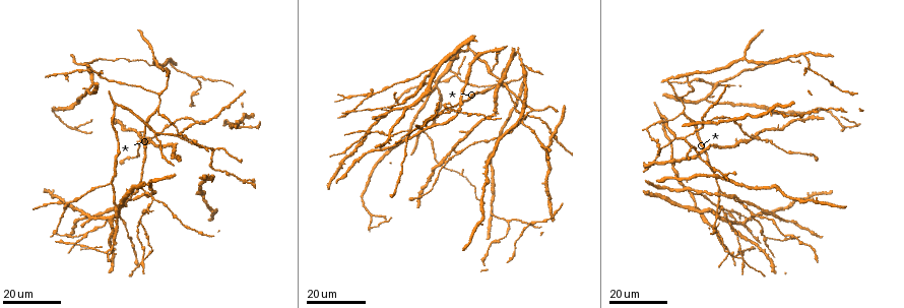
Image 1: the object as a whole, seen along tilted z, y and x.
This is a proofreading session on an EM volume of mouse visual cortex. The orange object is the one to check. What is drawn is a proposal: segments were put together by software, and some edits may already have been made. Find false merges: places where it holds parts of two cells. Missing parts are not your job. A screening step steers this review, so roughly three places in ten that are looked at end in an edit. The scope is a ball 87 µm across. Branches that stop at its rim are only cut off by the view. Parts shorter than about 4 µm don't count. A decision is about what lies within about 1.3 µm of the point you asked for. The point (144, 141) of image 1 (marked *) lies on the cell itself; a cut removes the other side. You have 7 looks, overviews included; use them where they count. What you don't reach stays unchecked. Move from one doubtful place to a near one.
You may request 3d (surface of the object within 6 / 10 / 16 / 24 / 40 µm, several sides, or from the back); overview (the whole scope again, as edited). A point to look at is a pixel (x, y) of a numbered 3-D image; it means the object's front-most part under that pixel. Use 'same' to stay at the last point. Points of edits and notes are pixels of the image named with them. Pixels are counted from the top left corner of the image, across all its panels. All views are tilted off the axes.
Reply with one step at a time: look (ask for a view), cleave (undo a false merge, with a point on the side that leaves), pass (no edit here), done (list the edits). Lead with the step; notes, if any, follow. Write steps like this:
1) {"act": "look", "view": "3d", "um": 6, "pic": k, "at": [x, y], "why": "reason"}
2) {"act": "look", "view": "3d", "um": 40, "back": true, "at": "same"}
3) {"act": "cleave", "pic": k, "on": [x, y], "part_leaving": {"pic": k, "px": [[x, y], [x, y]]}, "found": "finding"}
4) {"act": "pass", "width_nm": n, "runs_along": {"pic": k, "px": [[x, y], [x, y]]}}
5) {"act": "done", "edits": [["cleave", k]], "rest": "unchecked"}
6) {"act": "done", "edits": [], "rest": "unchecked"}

{"act": "look", "view": "3d", "um": 24, "pic": 1, "at": [146, 259], "why": "four-way junction"}

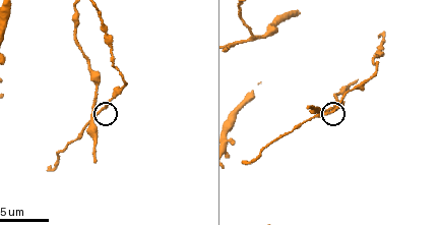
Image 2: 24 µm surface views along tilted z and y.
{"act": "look", "view": "3d", "um": 10, "pic": 2, "at": [98, 113]}

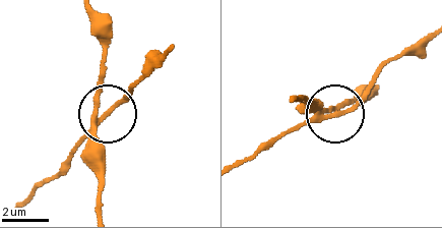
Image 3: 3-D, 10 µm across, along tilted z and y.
{"act": "cleave", "pic": 3, "on": [120, 103], "arms": 4, "part_leaving": {"pic": 3, "px": [[99, 123], [162, 54]]}, "found": "a second cell is stuck on"}

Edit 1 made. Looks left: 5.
{"act": "look", "view": "overview"}

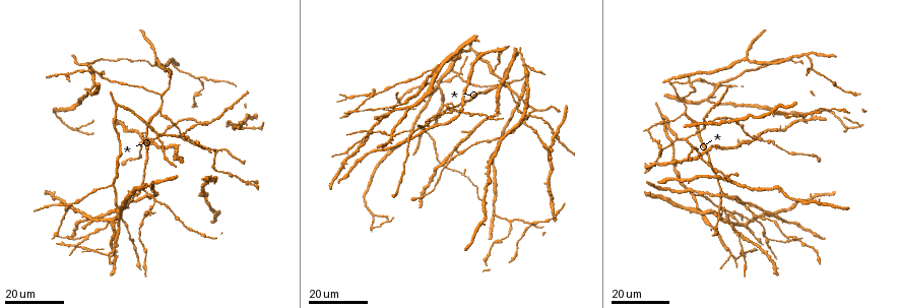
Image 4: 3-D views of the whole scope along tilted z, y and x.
{"act": "look", "view": "3d", "um": 24, "pic": 4, "at": [745, 227]}

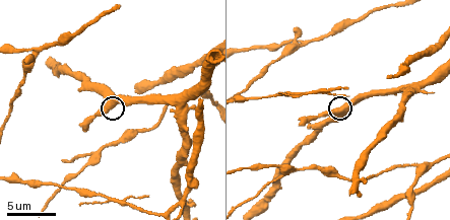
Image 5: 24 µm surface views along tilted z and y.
{"act": "look", "view": "3d", "um": 6, "pic": 5, "at": [109, 101], "why": "closer look"}

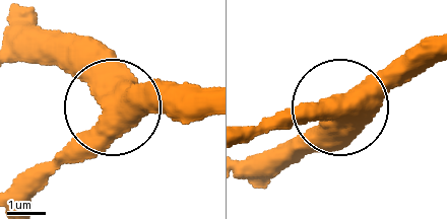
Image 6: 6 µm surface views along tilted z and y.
{"act": "pass", "width_nm": 560, "runs_along": {"pic": 6, "px": [[195, 91], [127, 97], [72, 140], [36, 188]]}, "found": "continuous, no second cell"}

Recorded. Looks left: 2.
{"act": "look", "view": "3d", "um": 6, "pic": 5, "at": [181, 204], "why": "small branch off a trunk"}

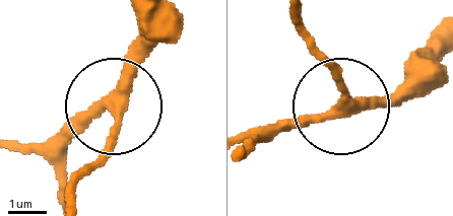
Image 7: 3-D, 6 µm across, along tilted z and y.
{"act": "pass", "runs_along": {"pic": 7, "px": [[151, 16], [129, 58], [109, 143], [90, 167]]}, "found": "one cell here"}

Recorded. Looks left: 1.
{"act": "done", "edits": [["cleave", 3]], "rest": "unchecked"}

